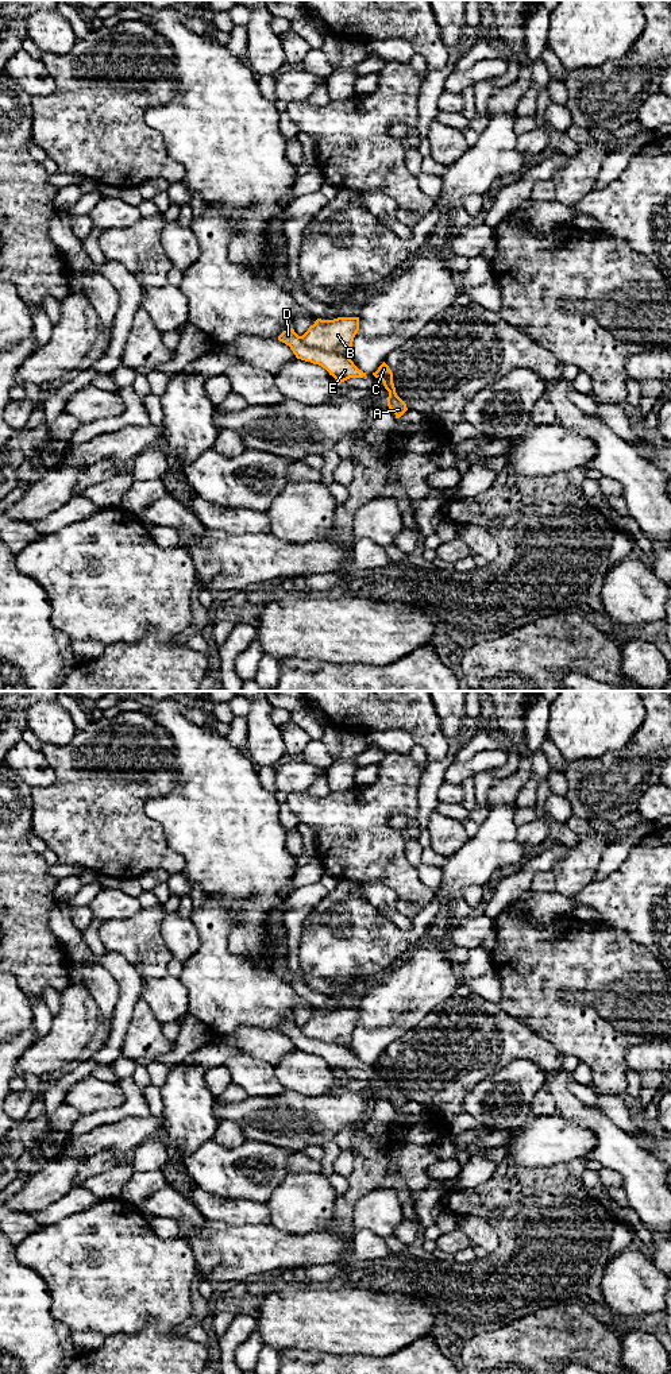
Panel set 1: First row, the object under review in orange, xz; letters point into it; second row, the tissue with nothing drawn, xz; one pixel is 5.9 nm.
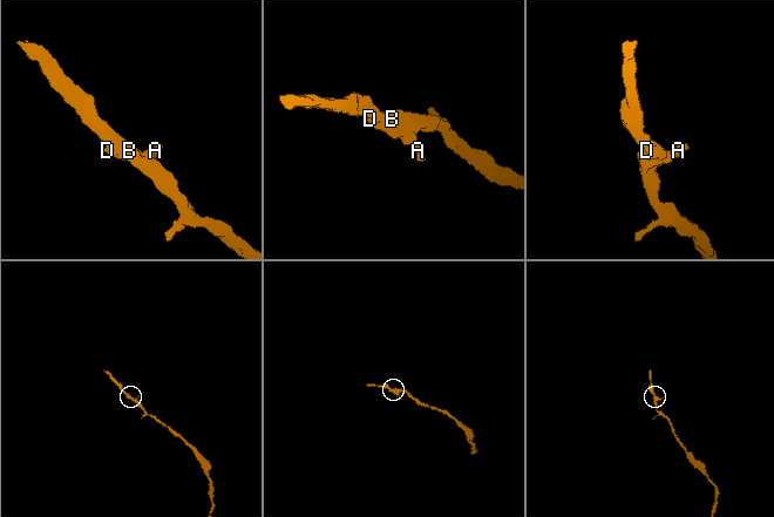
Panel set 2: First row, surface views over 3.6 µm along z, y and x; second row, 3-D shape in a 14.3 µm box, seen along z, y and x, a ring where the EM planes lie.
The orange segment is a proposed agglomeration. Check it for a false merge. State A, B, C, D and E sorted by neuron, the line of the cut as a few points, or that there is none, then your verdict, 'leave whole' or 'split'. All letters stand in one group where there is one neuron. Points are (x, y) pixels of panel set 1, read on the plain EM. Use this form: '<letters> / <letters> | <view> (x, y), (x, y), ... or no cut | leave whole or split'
A B C / D E | xz (300, 1027), (312, 1038), (338, 1043), (349, 1049) | split

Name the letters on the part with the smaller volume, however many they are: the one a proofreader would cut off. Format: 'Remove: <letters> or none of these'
Remove: D, E

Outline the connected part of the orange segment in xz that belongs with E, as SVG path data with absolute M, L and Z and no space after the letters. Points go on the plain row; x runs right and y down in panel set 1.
M293 1019L284 1022L278 1031L289 1037L297 1050L321 1057L340 1074L350 1069L366 1068L366 1064L359 1061L348 1047L306 1037Z

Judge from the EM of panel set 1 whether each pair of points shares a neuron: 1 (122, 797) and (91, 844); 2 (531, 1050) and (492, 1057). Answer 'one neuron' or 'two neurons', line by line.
1: one neuron
2: one neuron

